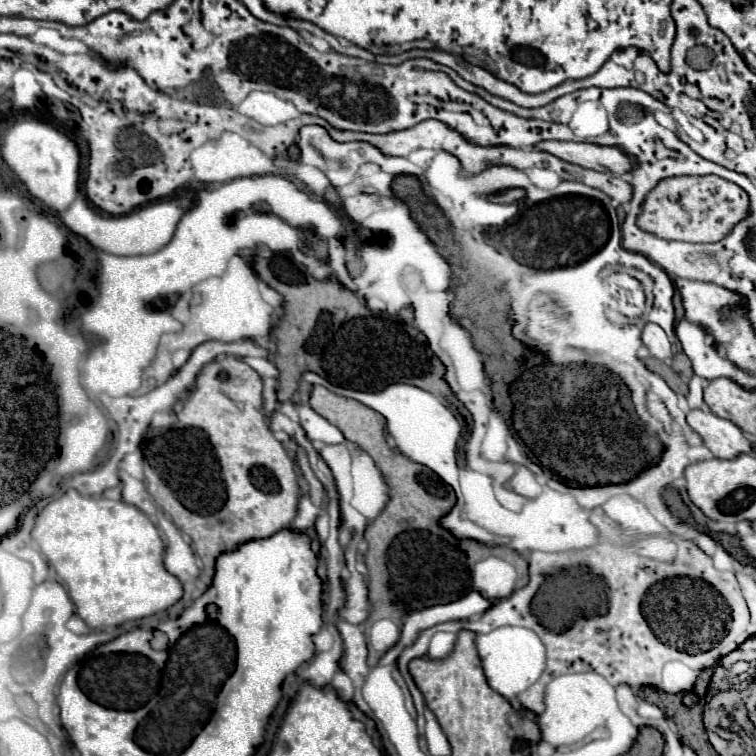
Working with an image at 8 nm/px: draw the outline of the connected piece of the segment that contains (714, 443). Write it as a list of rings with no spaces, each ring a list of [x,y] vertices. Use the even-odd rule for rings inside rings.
[[[693,409],[687,413],[687,423],[695,433],[699,433],[705,447],[719,459],[733,459],[741,453],[753,453],[751,443],[743,437],[741,429],[711,411]]]

